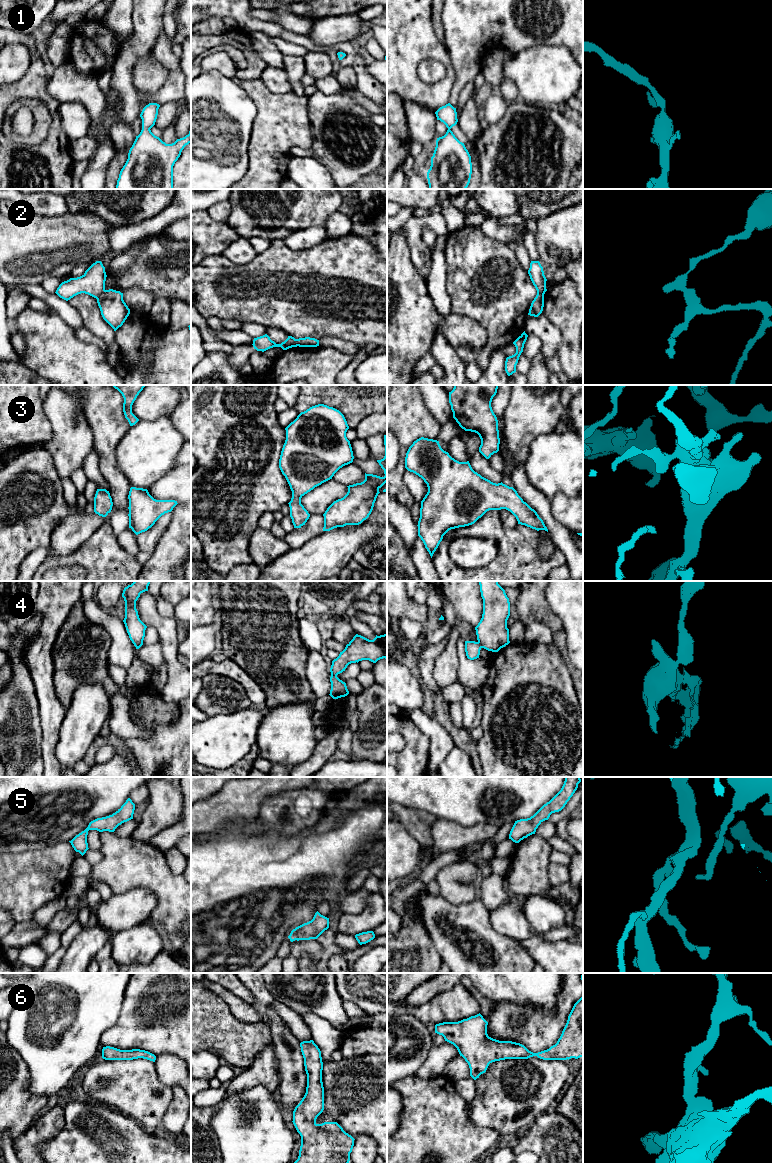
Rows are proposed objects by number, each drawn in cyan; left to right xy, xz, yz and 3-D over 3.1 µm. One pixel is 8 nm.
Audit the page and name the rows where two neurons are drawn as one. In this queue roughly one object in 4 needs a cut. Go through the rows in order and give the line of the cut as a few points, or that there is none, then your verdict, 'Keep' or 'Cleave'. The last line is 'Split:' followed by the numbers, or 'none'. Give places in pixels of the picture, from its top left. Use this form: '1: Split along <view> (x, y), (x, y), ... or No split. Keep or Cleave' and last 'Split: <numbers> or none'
1: No split. Keep
2: Split along xy (105, 290), (96, 298). Cleave
3: No split. Keep
4: Split along yz (478, 641), (482, 647). Cleave
5: No split. Keep
6: No split. Keep
Split: 2, 4

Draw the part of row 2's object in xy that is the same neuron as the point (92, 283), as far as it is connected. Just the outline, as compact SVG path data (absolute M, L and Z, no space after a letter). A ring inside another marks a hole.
M96 261L82 276L62 282L55 293L66 301L81 293L97 299L105 291L106 277L102 262Z

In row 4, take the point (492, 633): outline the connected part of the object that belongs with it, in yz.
M479 581L483 599L483 614L475 627L477 640L482 648L498 652L510 643L507 620L510 602L498 581Z

